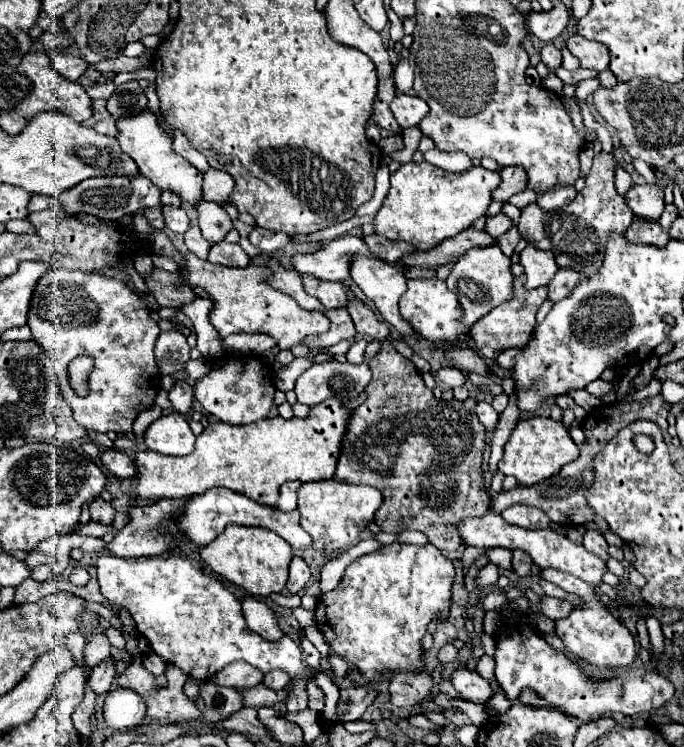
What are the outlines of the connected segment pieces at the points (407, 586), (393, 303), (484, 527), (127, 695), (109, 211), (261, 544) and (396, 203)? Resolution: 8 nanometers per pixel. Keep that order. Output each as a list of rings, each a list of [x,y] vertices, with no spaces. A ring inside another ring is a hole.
[[[390,544],[378,552],[360,556],[346,568],[346,574],[338,588],[326,592],[316,604],[316,626],[326,636],[330,648],[344,660],[352,662],[368,682],[378,682],[386,674],[394,672],[420,672],[424,668],[422,638],[430,620],[436,616],[448,616],[452,604],[452,580],[454,564],[432,544]]]
[[[357,255],[351,261],[350,275],[396,332],[414,334],[398,312],[398,300],[406,292],[406,276],[402,270],[376,256]]]
[[[488,512],[486,516],[480,516],[480,518],[466,518],[462,522],[458,522],[458,530],[464,538],[464,544],[470,544],[470,546],[478,546],[478,548],[496,548],[496,546],[502,546],[502,548],[508,548],[508,550],[524,550],[532,556],[534,564],[540,566],[540,568],[558,568],[562,572],[568,572],[572,576],[578,576],[582,578],[584,582],[592,584],[594,588],[598,588],[602,584],[602,576],[606,572],[606,562],[598,556],[594,556],[592,552],[588,552],[582,544],[574,544],[572,540],[568,540],[562,532],[556,532],[552,528],[538,528],[538,530],[528,530],[528,528],[522,528],[522,526],[514,526],[514,524],[508,524],[506,520],[502,520],[500,514],[494,514],[494,512]]]
[[[114,688],[104,700],[104,722],[112,730],[130,730],[142,724],[146,716],[146,706],[142,696],[128,688]]]
[[[110,176],[110,178],[86,178],[82,184],[76,184],[74,188],[62,192],[56,196],[56,210],[64,210],[66,214],[90,214],[104,220],[120,220],[122,216],[134,214],[138,210],[160,206],[160,188],[154,188],[150,180],[144,176]]]
[[[228,524],[226,530],[222,532],[222,536],[218,536],[218,540],[212,540],[206,548],[200,548],[200,556],[204,560],[204,564],[216,572],[220,578],[244,588],[246,592],[250,592],[252,596],[270,596],[272,592],[280,592],[286,582],[288,582],[288,564],[292,560],[292,548],[290,544],[286,544],[286,540],[282,540],[278,534],[258,528],[258,526],[240,526],[240,524]]]
[[[428,162],[402,164],[400,170],[390,176],[390,192],[374,218],[376,234],[386,236],[388,240],[402,240],[402,242],[414,244],[418,250],[430,250],[436,244],[440,244],[442,240],[456,236],[458,232],[470,228],[478,218],[482,218],[488,212],[488,206],[492,202],[492,190],[498,188],[500,180],[502,178],[498,176],[498,172],[486,170],[482,166],[470,166],[468,170],[464,170],[460,174],[452,174],[442,168],[432,166]]]

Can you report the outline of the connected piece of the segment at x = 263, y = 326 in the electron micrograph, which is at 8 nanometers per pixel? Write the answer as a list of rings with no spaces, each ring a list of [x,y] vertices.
[[[188,252],[186,270],[188,276],[184,276],[184,280],[192,286],[202,286],[212,296],[214,308],[210,312],[210,322],[222,338],[232,332],[260,332],[276,338],[280,350],[292,350],[296,344],[302,344],[306,336],[322,334],[330,328],[330,320],[320,310],[304,310],[292,296],[268,286],[262,280],[264,276],[270,276],[270,270],[266,268],[224,268],[210,264],[208,260],[200,260],[192,252]]]

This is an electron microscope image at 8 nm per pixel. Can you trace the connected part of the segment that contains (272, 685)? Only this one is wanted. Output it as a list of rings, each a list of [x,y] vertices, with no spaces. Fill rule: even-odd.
[[[272,670],[264,676],[264,686],[270,688],[270,690],[286,690],[290,678],[286,676],[286,672],[280,672],[280,670]]]

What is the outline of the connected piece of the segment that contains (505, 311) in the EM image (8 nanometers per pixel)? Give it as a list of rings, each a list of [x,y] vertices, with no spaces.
[[[518,276],[514,278],[514,300],[504,302],[496,308],[492,308],[486,316],[482,316],[474,326],[472,326],[472,338],[476,340],[476,348],[484,354],[484,358],[494,360],[502,350],[508,348],[524,348],[530,342],[530,334],[536,326],[536,312],[540,304],[548,298],[548,288],[536,288],[536,290],[526,290],[524,288],[526,278]]]

